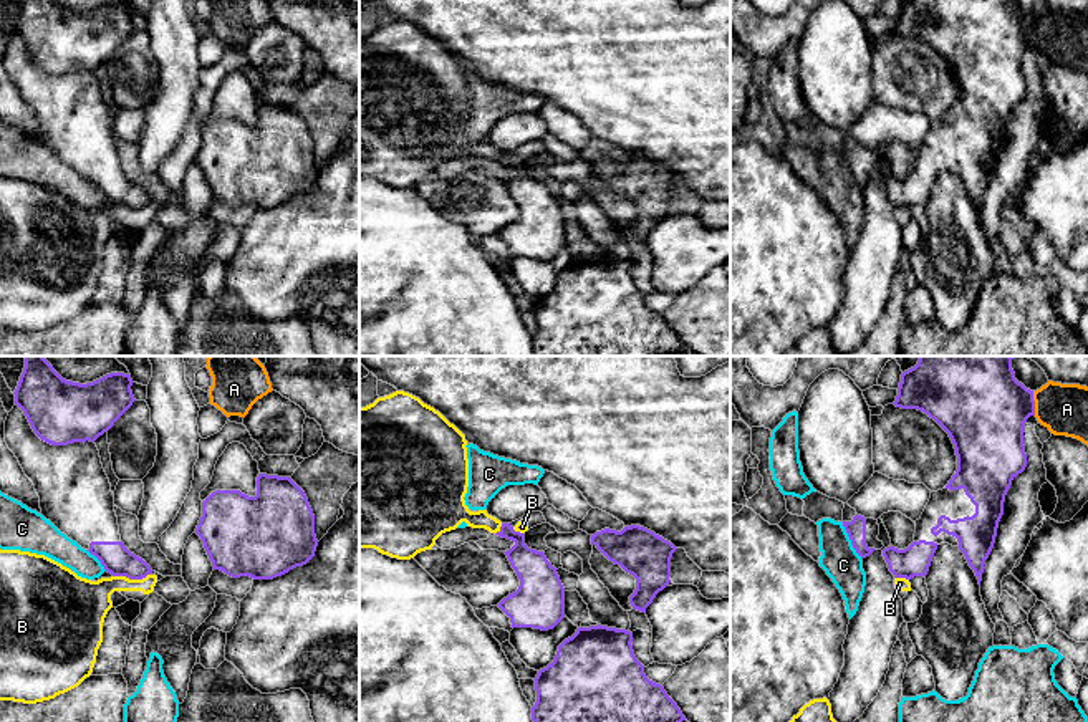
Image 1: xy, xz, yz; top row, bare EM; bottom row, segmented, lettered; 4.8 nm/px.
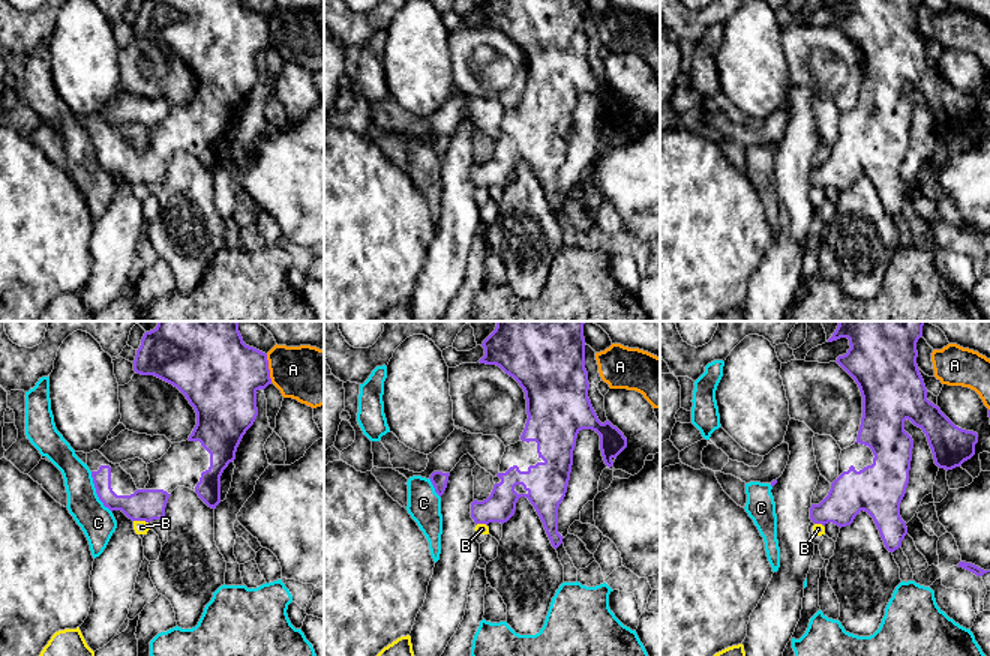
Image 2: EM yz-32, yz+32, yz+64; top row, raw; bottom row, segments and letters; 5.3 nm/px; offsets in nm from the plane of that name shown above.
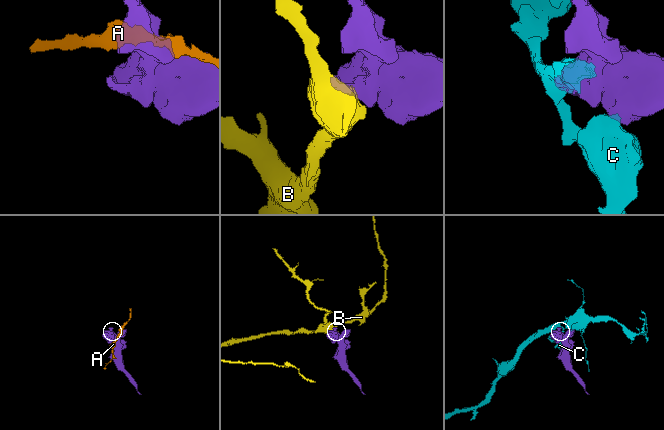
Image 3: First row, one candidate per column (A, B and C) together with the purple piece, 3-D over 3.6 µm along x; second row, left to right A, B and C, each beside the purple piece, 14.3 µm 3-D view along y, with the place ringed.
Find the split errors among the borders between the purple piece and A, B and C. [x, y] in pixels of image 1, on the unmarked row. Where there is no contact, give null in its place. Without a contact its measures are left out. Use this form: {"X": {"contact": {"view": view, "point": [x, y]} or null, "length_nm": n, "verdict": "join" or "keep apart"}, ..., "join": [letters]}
{"A": {"contact": {"view": "yz", "point": [1034, 32]}, "length_nm": 120, "verdict": "keep apart"}, "B": {"contact": {"view": "xy", "point": [131, 207]}, "length_nm": 180, "verdict": "keep apart"}, "C": {"contact": {"view": "yz", "point": [852, 171]}, "length_nm": 220, "verdict": "keep apart"}, "join": []}

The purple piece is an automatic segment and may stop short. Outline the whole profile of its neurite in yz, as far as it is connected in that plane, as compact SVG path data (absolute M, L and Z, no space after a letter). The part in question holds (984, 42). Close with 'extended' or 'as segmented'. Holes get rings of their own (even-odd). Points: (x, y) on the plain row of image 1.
M904 0L893 33L922 40L949 63L957 99L942 119L931 121L921 147L914 151L914 171L904 179L893 174L883 179L888 197L894 207L926 205L937 176L949 172L964 182L980 214L1005 124L1027 96L1023 56L1035 45L1033 20L1018 12L1013 0Z; extended

